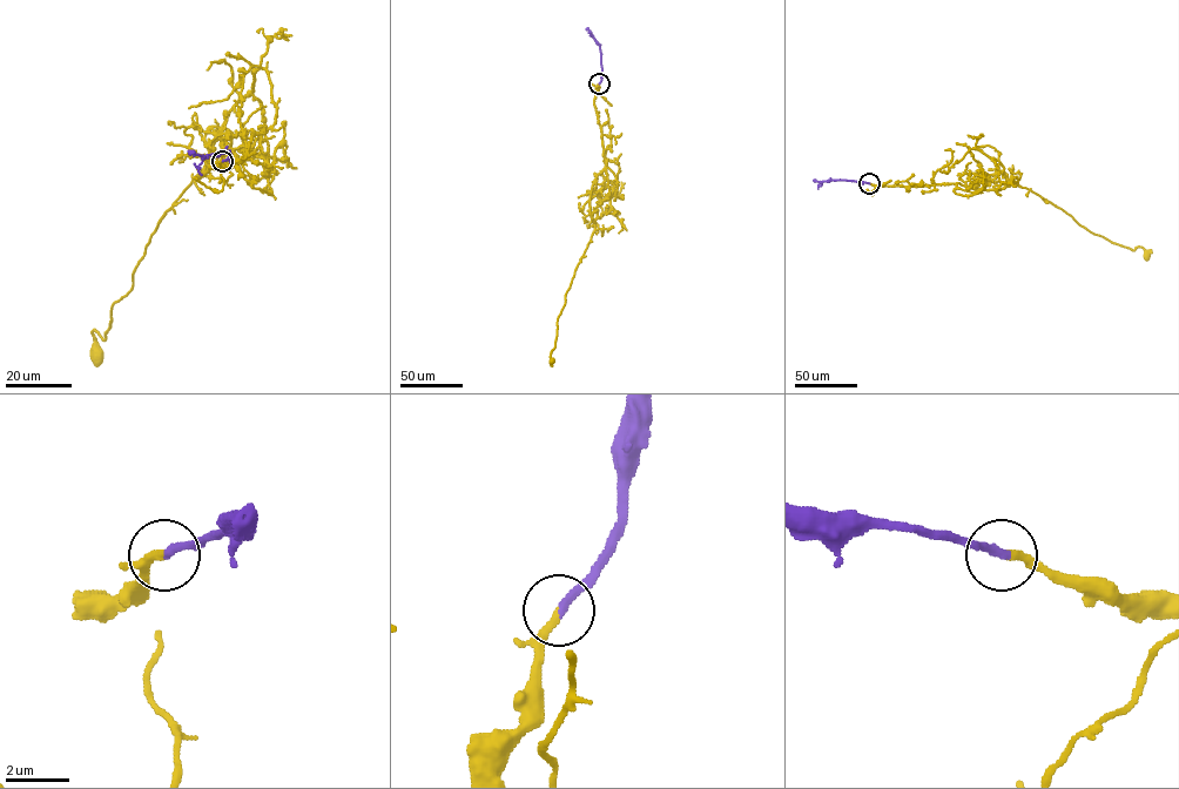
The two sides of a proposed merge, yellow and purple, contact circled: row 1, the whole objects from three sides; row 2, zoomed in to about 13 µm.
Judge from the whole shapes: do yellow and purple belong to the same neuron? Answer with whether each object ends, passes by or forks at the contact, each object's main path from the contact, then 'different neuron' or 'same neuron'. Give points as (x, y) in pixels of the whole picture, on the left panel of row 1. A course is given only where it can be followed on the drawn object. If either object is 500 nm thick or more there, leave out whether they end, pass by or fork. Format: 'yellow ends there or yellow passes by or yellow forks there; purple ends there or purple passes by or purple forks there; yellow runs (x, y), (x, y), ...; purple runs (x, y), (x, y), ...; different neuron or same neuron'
yellow ends there; purple ends there; yellow runs (222, 161), (210, 167), (241, 161), (197, 177), (210, 152), (161, 218), (105, 338), (92, 332), (99, 352); purple runs (222, 161), (230, 155), (228, 152), (200, 155), (188, 150); same neuron

